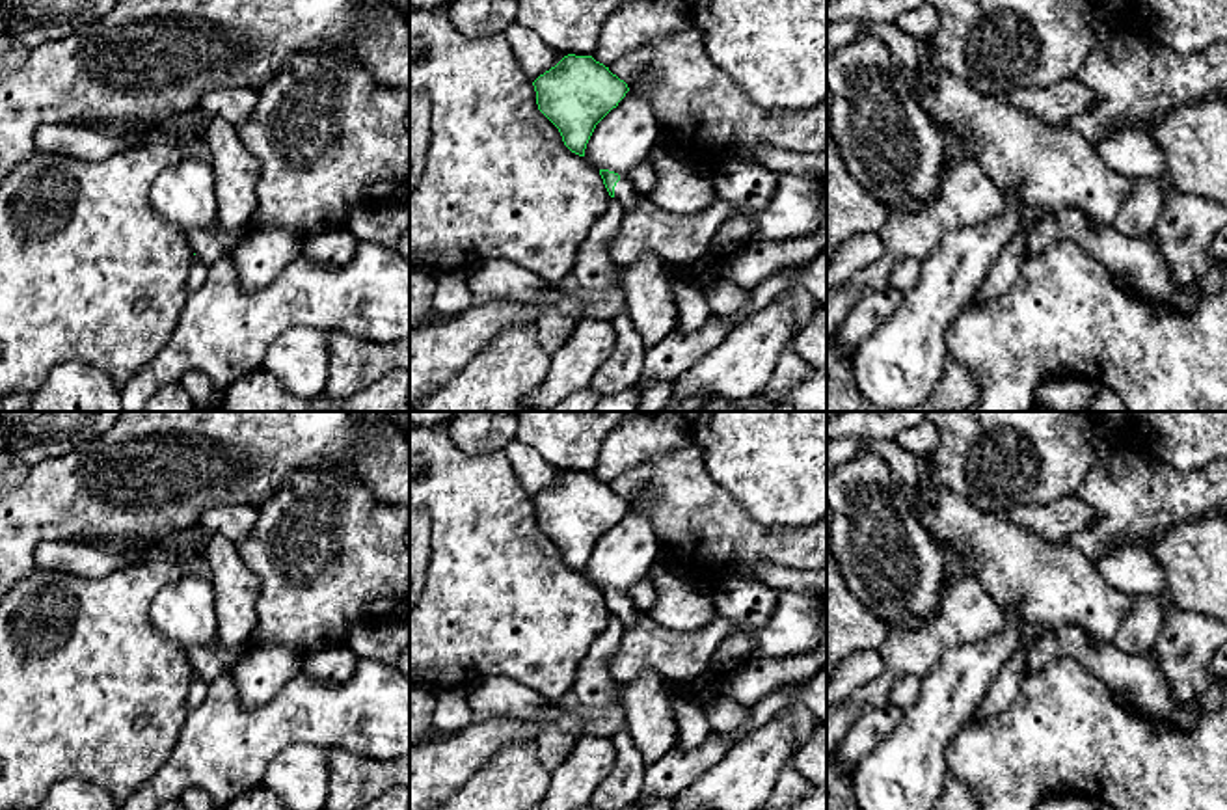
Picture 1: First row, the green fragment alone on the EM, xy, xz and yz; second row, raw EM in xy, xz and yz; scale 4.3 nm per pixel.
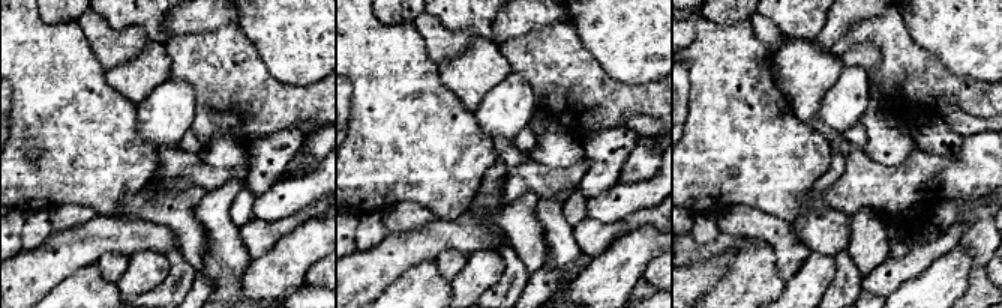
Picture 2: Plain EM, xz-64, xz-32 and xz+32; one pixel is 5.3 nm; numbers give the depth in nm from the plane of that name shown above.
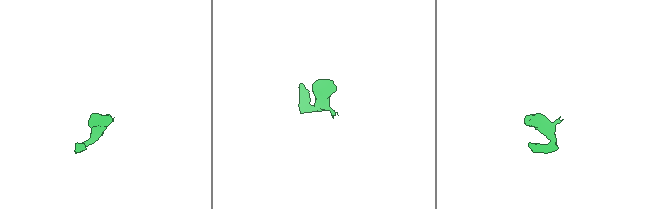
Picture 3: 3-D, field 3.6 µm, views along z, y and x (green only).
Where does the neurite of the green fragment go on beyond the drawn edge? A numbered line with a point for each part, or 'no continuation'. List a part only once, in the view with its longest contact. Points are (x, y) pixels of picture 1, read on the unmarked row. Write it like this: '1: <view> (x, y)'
1: xz (624, 611)

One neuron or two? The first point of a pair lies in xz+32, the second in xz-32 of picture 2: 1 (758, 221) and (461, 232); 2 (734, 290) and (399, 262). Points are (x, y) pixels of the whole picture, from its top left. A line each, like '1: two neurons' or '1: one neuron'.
1: two neurons
2: two neurons

